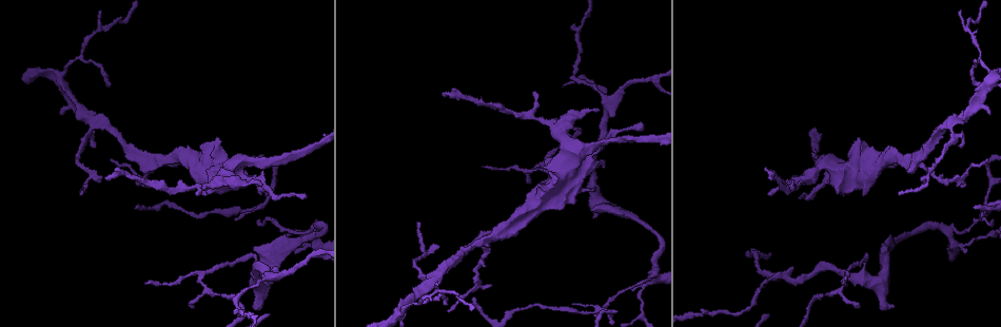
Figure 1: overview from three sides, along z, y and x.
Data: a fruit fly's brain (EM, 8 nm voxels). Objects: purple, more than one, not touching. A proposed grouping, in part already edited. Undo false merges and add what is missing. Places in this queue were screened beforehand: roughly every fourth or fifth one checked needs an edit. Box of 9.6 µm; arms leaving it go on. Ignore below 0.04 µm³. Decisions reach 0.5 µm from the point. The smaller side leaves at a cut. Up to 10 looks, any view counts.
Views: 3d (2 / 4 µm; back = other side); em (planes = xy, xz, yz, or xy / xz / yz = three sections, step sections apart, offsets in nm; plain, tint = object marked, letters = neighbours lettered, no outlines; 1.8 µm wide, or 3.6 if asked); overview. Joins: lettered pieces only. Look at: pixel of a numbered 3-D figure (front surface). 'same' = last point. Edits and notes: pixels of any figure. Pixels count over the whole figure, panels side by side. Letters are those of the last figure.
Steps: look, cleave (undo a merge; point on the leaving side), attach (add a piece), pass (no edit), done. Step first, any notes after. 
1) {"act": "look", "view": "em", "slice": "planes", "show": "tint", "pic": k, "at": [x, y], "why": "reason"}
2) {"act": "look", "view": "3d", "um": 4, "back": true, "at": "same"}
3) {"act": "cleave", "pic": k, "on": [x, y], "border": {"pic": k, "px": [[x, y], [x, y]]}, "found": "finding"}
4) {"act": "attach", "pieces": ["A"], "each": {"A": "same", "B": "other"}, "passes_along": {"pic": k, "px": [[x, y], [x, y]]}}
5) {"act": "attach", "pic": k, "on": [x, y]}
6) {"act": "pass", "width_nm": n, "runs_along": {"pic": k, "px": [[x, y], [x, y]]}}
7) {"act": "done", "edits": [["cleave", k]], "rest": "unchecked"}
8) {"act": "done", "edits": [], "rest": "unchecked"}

{"act": "look", "view": "em", "slice": "planes", "show": "letters", "pic": 1, "at": [536, 117], "why": "thin neck"}

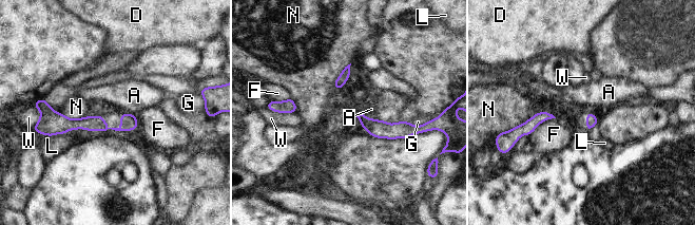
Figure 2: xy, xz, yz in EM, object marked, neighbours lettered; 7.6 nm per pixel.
{"act": "pass", "each": {"A": "other", "D": "other", "F": "other", "G": "other", "L": "other", "N": "other", "W": "other"}, "border": {"pic": 2, "px": [[362, 111], [365, 115], [373, 118]]}, "found": "one neuron here"}

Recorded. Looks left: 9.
{"act": "look", "view": "em", "slice": "planes", "show": "letters", "pic": 1, "at": [262, 184], "why": "branch stops here"}

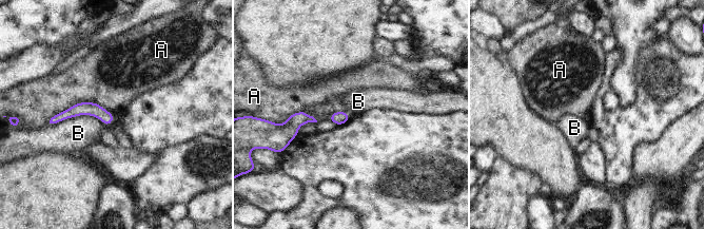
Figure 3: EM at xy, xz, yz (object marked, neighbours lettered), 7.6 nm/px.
{"act": "pass", "each": {"A": "other", "B": "other"}, "runs_along": {"pic": 3, "px": [[110, 116], [76, 110], [52, 121]]}, "found": "no lettered piece goes on from it"}

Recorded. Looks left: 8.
{"act": "look", "view": "3d", "um": 4, "pic": 1, "at": [992, 236], "why": "sharp bend"}

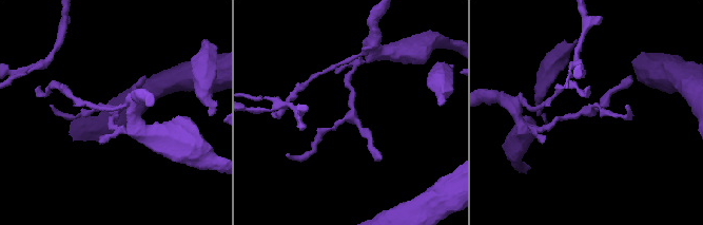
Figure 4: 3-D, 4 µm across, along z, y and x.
{"act": "look", "view": "em", "slice": "planes", "show": "letters", "pic": 4, "at": [352, 115], "why": "shape alone is not enough"}

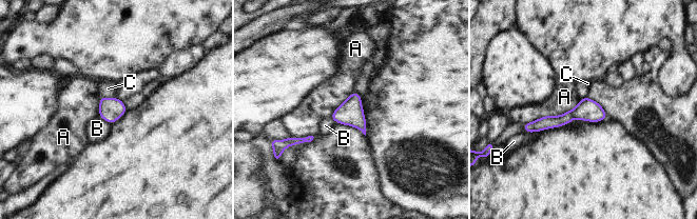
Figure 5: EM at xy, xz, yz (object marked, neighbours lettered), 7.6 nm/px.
{"act": "pass", "longest_contact_nm": ["A", 480], "each": {"A": "other", "B": "other", "C": "other"}, "border": {"pic": 5, "px": [[581, 98], [570, 110], [524, 123]]}, "found": "one neuron here"}

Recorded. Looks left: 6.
{"act": "look", "view": "3d", "um": 2, "pic": 1, "at": [960, 186], "why": "tapers out"}

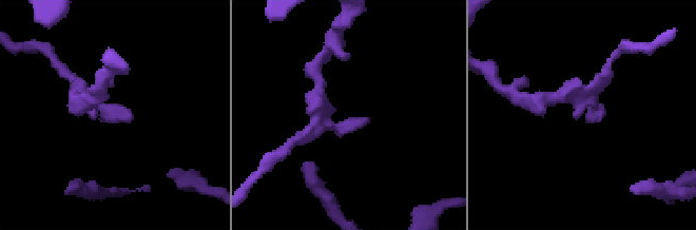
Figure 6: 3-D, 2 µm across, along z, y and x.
{"act": "look", "view": "em", "um": 3.6, "slice": "yz", "step": 16, "show": "tint", "pic": 6, "at": [369, 120], "why": "need the tissue"}

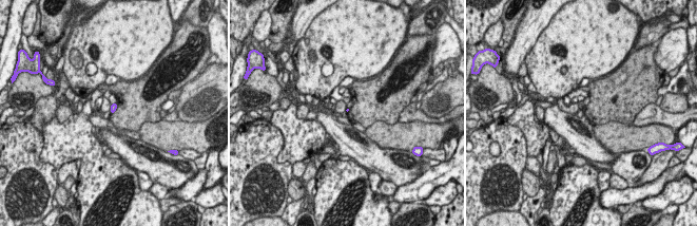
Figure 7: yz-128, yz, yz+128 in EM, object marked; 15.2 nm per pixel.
{"act": "look", "view": "em", "um": 3.6, "slice": "xz", "step": 4, "show": "letters", "at": "same"}

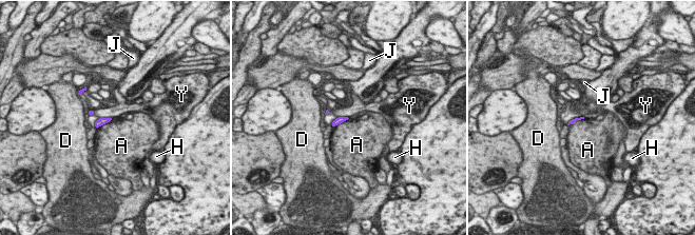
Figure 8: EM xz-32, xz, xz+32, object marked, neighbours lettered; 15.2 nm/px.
{"act": "pass", "longest_contact_nm": ["A", 320], "each": {"A": "other", "D": "other", "H": "other", "J": "other", "Y": "other"}, "border": {"pic": 8, "px": [[350, 119], [346, 119], [332, 128]]}, "found": "none of them fits"}

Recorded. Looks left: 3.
{"act": "done", "edits": [], "rest": "unchecked"}

